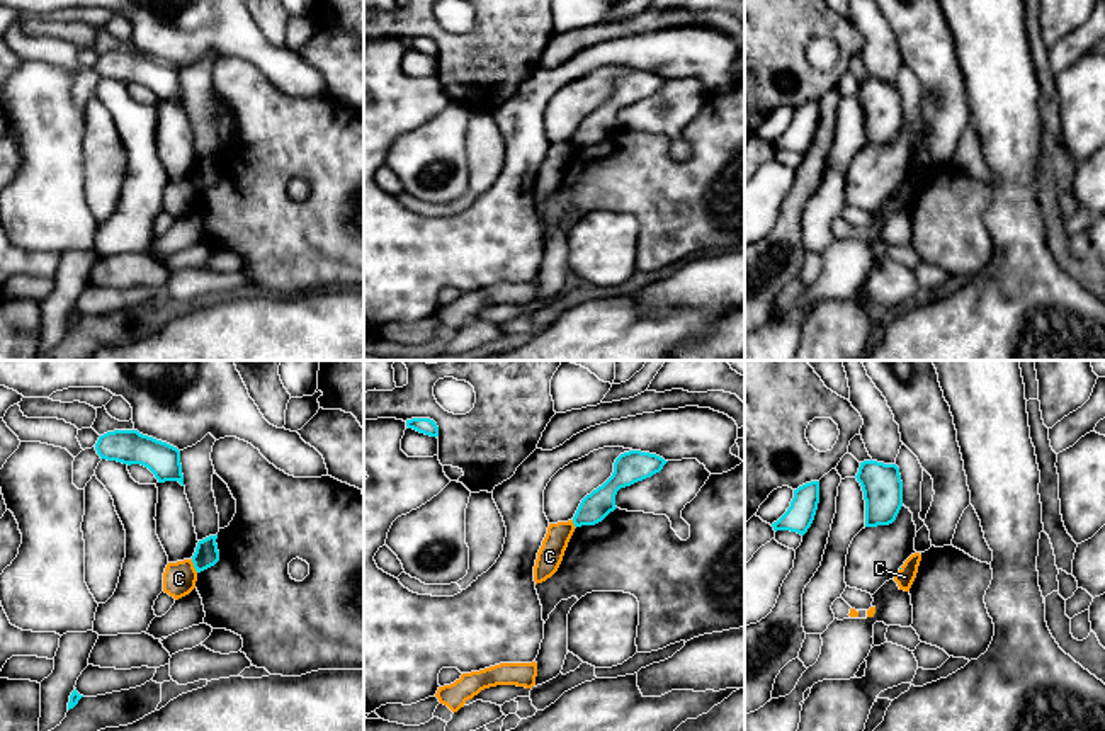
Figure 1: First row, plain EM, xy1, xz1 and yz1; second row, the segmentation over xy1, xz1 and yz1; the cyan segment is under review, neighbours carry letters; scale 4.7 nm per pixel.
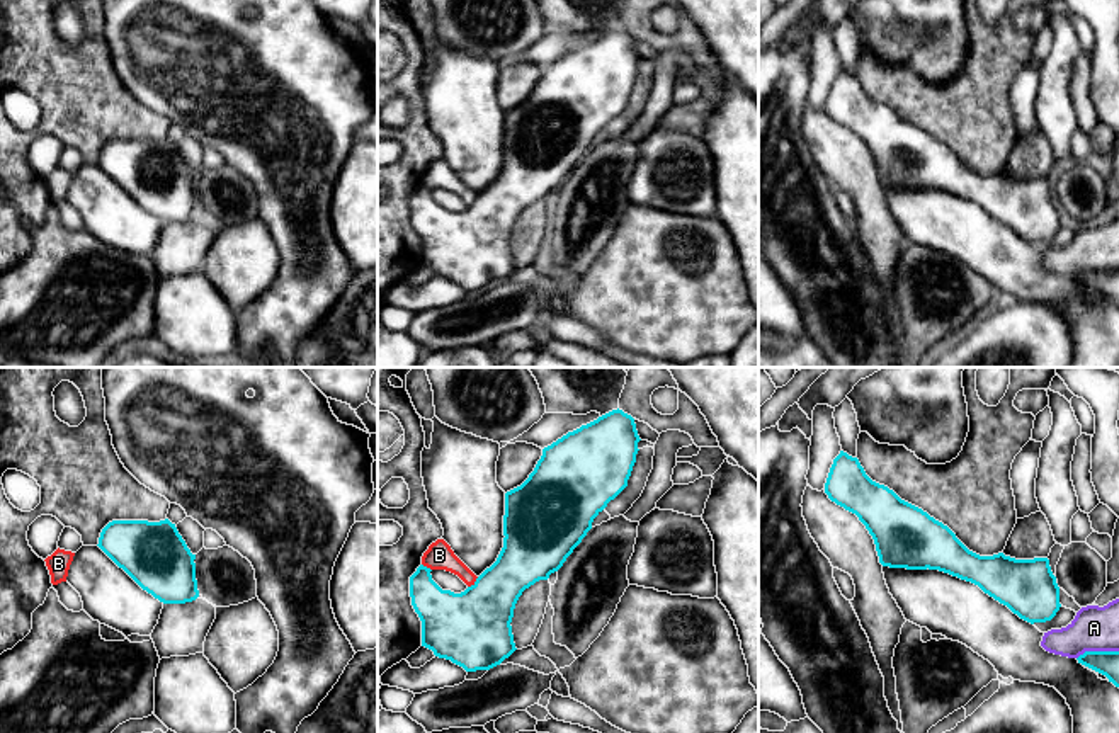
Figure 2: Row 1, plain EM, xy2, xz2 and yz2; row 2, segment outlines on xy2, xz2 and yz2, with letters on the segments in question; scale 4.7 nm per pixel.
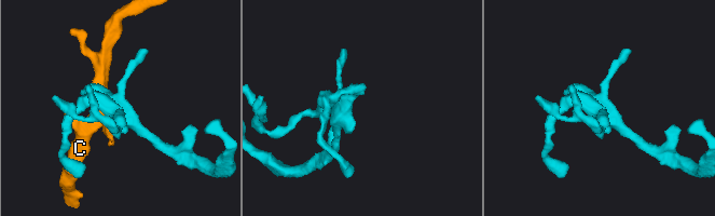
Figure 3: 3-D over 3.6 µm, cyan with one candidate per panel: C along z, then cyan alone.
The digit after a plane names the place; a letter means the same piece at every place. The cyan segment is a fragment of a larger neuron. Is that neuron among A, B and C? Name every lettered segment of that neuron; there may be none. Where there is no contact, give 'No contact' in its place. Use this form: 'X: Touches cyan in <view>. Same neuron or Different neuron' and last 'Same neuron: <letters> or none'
A: Touches cyan in yz2. Different neuron
B: Touches cyan in xz2. Different neuron
C: Touches cyan in xy1. Different neuron
Same neuron: none

